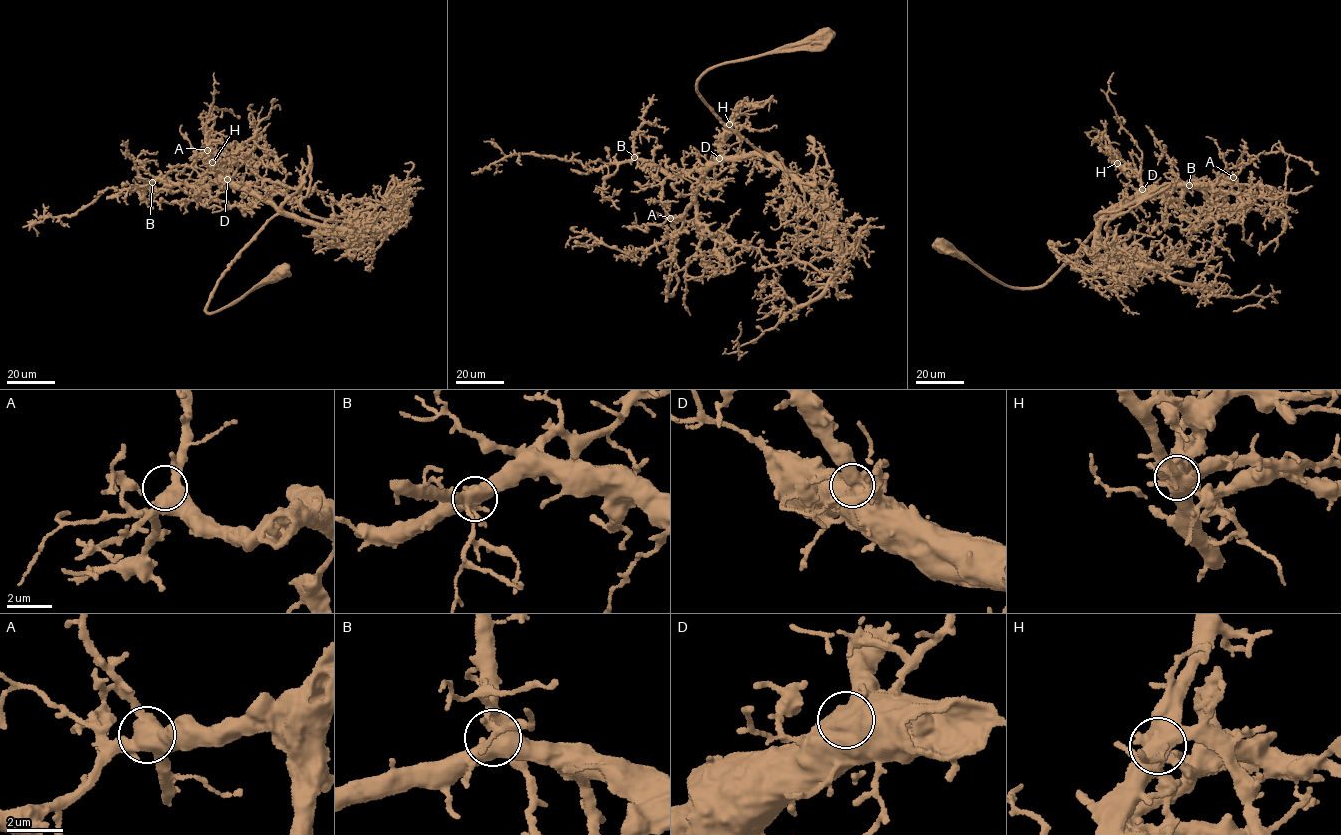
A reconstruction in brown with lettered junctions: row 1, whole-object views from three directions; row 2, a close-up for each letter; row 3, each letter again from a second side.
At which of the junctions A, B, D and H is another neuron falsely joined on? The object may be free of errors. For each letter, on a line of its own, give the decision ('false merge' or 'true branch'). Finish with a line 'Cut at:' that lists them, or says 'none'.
A: true branch
B: true branch
D: true branch
H: false merge
Cut at: H

